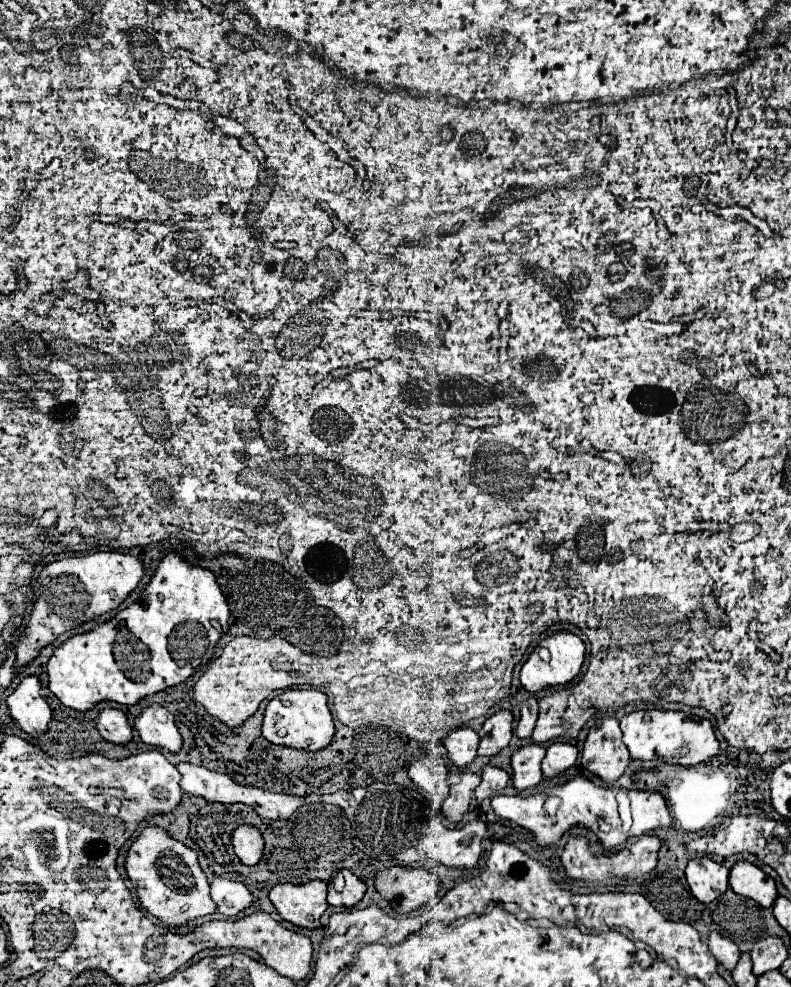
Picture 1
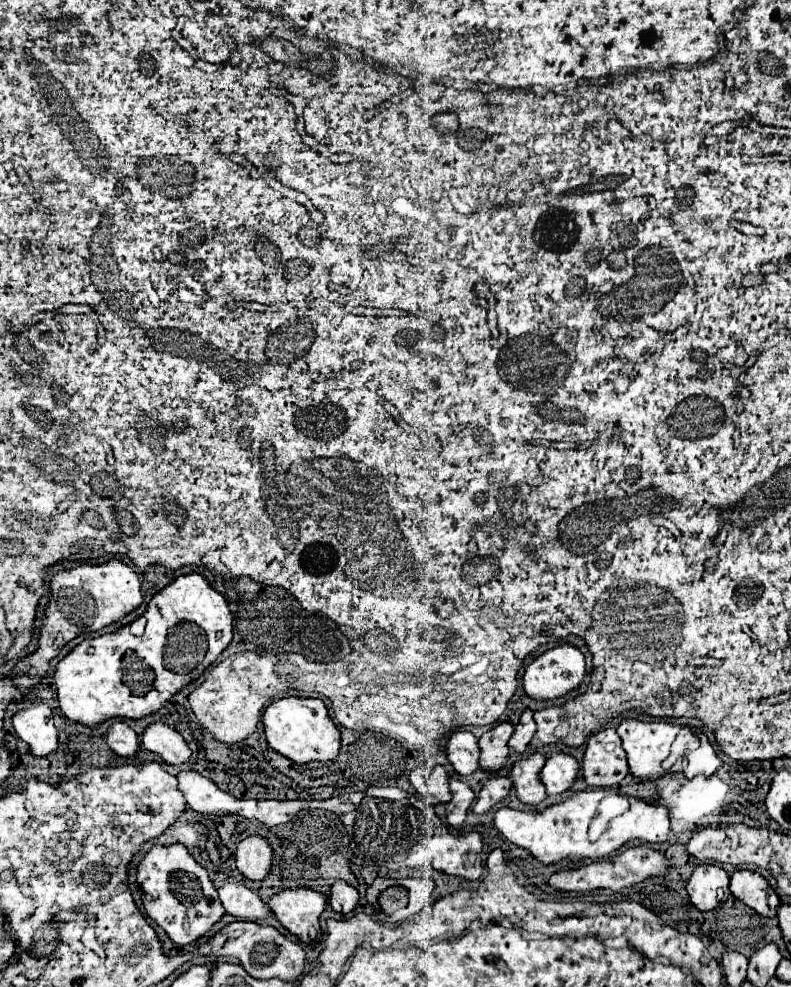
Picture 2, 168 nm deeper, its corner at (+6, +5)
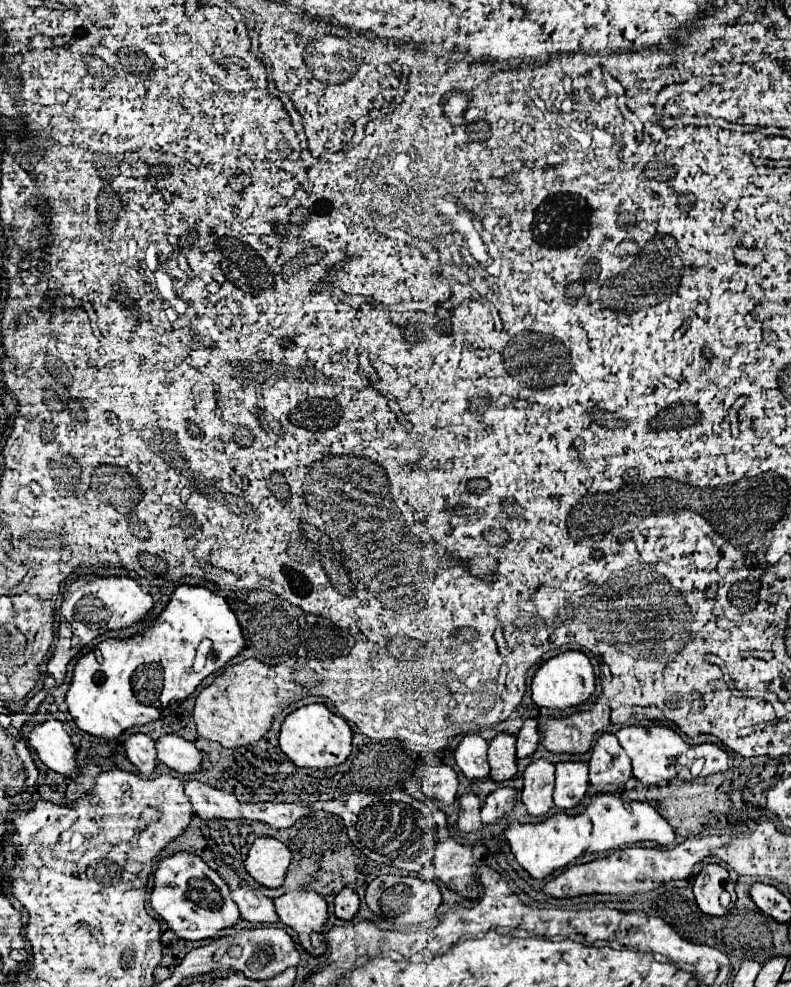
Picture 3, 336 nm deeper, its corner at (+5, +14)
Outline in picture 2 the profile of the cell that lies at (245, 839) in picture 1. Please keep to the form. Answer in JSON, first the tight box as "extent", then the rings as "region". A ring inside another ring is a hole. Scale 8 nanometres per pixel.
{"extent":[235,835,273,881],"region":[[[257,835],[243,839],[235,853],[237,869],[251,881],[267,879],[273,863],[273,849],[271,845]]]}

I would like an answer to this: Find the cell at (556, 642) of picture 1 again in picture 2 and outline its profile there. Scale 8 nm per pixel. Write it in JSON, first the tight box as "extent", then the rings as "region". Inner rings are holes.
{"extent":[523,645,585,701],"region":[[[559,645],[539,655],[523,675],[525,693],[537,701],[551,701],[575,691],[585,677],[585,657],[573,645]]]}

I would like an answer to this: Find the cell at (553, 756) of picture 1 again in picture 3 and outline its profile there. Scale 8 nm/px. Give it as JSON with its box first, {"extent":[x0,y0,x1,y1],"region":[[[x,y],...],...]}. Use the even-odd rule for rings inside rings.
{"extent":[554,762,588,810],"region":[[[558,762],[556,764],[556,786],[554,804],[562,810],[580,804],[588,786],[588,764],[586,762]]]}

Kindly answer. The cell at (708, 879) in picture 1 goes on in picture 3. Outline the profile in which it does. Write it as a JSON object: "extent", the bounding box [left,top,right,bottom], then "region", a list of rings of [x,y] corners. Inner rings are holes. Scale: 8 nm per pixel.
{"extent":[692,864,736,916],"region":[[[704,864],[700,874],[694,878],[692,890],[696,896],[698,908],[710,916],[726,914],[726,908],[720,904],[720,892],[722,890],[730,892],[732,898],[736,898],[730,874],[720,864]]]}

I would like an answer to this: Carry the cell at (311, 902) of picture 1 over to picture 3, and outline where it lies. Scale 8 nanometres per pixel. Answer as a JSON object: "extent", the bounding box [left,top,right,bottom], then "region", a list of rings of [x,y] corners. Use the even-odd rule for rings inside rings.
{"extent":[274,890,328,954],"region":[[[294,890],[274,898],[274,904],[276,904],[276,914],[280,922],[296,930],[300,944],[310,954],[316,954],[316,948],[310,944],[310,932],[322,930],[328,918],[326,900],[314,890]]]}

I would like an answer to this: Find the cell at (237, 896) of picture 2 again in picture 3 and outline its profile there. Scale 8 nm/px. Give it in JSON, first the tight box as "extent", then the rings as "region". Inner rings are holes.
{"extent":[232,886,278,924],"region":[[[242,886],[232,892],[232,900],[236,902],[240,916],[248,922],[254,922],[254,924],[278,922],[278,916],[274,912],[274,902],[256,888]]]}

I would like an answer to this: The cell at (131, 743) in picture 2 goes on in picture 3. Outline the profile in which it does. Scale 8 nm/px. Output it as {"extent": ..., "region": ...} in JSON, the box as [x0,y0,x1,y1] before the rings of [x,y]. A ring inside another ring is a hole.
{"extent":[124,734,158,776],"region":[[[132,734],[124,740],[124,750],[128,760],[146,776],[154,772],[154,766],[158,762],[154,740],[150,740],[146,734]]]}

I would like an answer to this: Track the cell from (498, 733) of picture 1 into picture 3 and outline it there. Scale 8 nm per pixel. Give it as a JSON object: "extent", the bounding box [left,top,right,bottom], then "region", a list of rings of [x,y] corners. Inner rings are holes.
{"extent":[488,732,516,780],"region":[[[508,732],[496,734],[488,744],[488,764],[492,780],[508,780],[516,774],[516,738]]]}

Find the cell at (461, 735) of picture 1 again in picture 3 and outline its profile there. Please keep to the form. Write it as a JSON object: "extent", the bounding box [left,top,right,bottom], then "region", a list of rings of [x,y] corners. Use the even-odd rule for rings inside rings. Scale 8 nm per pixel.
{"extent":[454,734,488,778],"region":[[[464,734],[454,750],[454,760],[466,778],[486,778],[488,776],[488,742],[480,734]]]}

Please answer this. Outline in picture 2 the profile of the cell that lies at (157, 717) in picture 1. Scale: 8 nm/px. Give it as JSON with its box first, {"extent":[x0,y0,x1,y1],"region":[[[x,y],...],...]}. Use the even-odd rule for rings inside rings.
{"extent":[141,723,191,765],"region":[[[151,723],[141,737],[141,743],[147,751],[157,753],[169,765],[187,763],[191,757],[191,749],[187,747],[185,739],[163,723]]]}

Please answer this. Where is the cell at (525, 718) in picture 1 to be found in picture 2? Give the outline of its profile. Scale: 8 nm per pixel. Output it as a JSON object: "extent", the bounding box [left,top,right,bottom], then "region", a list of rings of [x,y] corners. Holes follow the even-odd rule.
{"extent":[509,711,537,753],"region":[[[525,711],[523,715],[521,715],[521,721],[519,721],[519,725],[515,727],[515,733],[513,733],[513,737],[511,737],[511,741],[509,741],[509,747],[515,751],[515,753],[525,753],[527,751],[527,747],[529,747],[529,743],[531,743],[531,739],[533,739],[533,735],[535,735],[535,731],[537,731],[537,725],[535,725],[535,719],[533,719],[533,711]]]}

